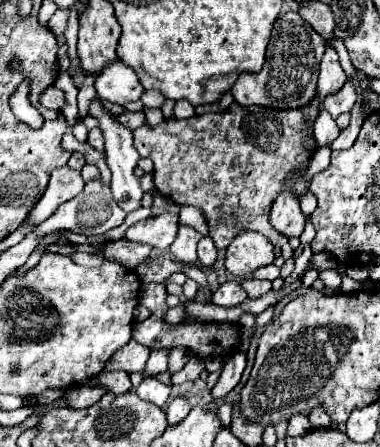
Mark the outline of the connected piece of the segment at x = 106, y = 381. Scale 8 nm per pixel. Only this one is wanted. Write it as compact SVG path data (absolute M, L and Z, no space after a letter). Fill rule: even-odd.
M104 370L98 376L98 386L110 394L124 394L130 390L130 374L124 370Z

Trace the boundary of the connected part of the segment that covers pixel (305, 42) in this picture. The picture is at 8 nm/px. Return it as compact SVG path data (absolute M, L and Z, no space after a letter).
M286 12L274 22L272 38L266 50L264 68L256 74L240 74L236 84L232 86L234 100L242 106L268 106L268 108L300 108L304 102L310 102L316 94L318 80L318 64L326 50L326 40L312 30L298 12Z

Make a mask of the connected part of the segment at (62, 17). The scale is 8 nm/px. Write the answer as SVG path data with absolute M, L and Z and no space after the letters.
M58 8L58 12L50 18L50 22L48 22L48 26L50 26L50 30L56 34L56 36L62 36L64 34L64 30L66 30L66 26L68 26L68 8Z

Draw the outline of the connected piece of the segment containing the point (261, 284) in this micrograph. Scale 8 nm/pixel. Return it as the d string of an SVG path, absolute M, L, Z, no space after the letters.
M244 280L242 288L246 290L248 298L258 298L258 296L266 294L272 288L272 284L270 284L270 280Z

